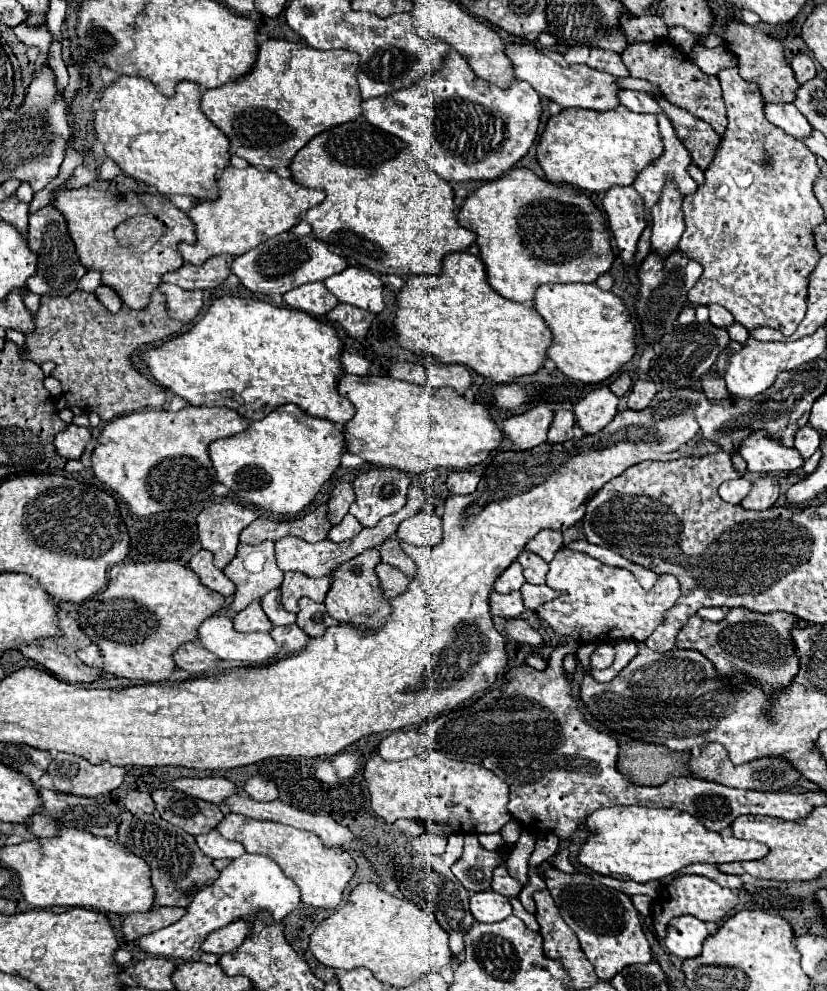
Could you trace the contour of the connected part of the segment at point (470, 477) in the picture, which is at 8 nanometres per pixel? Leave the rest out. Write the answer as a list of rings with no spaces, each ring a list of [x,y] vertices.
[[[462,469],[462,471],[450,471],[448,479],[446,479],[446,485],[450,489],[450,493],[454,495],[468,495],[476,489],[478,485],[478,475],[476,471],[472,469]]]

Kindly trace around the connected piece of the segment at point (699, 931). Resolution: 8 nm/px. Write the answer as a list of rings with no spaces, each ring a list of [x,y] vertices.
[[[680,915],[668,923],[664,945],[672,955],[680,959],[690,959],[698,955],[706,937],[708,929],[700,919],[692,915]]]

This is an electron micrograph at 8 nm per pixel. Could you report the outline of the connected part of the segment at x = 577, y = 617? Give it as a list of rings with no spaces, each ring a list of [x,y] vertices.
[[[558,551],[558,555],[548,563],[550,571],[546,575],[546,585],[554,591],[560,593],[558,599],[538,607],[536,611],[536,617],[540,621],[546,621],[554,633],[564,639],[564,637],[570,637],[574,639],[576,643],[608,643],[608,641],[616,641],[616,639],[634,639],[634,641],[646,641],[658,625],[662,625],[666,621],[664,613],[668,609],[672,609],[678,599],[680,599],[680,583],[676,577],[672,575],[658,575],[658,581],[654,583],[652,589],[644,589],[636,575],[628,569],[622,569],[622,567],[610,567],[610,565],[604,565],[600,563],[598,559],[592,559],[588,555],[582,555],[582,553],[576,553],[576,551]]]

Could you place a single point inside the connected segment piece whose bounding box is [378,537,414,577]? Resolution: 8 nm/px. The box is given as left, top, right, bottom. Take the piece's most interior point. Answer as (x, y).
(390, 552)

